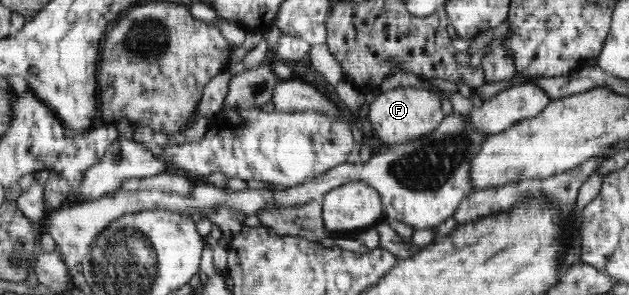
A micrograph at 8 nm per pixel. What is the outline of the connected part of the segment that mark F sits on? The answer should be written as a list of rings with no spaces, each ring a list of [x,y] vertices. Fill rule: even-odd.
[[[409,86],[381,92],[368,105],[368,120],[375,134],[386,144],[404,144],[430,134],[440,126],[444,116],[446,114],[442,112],[440,97],[433,90]]]

